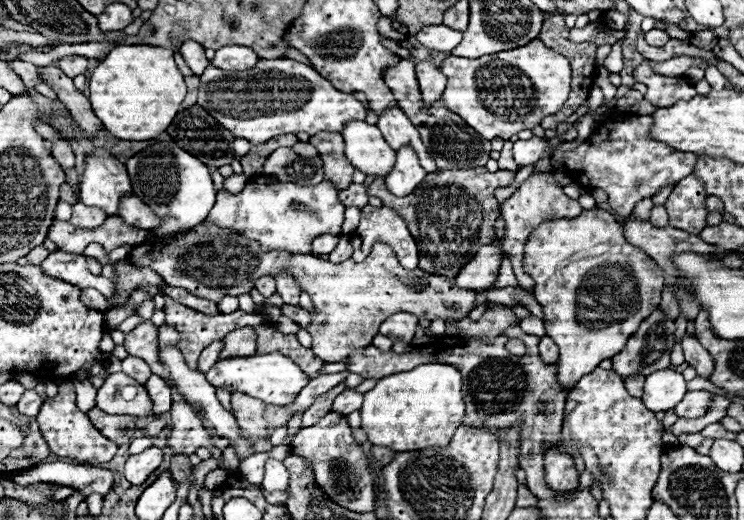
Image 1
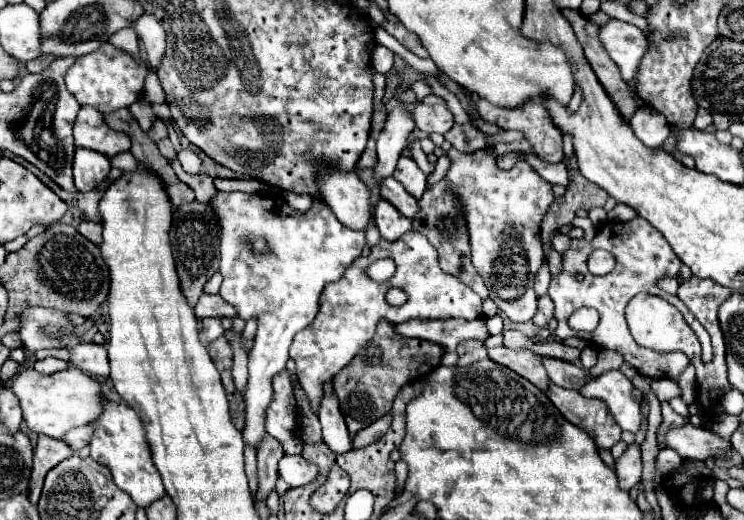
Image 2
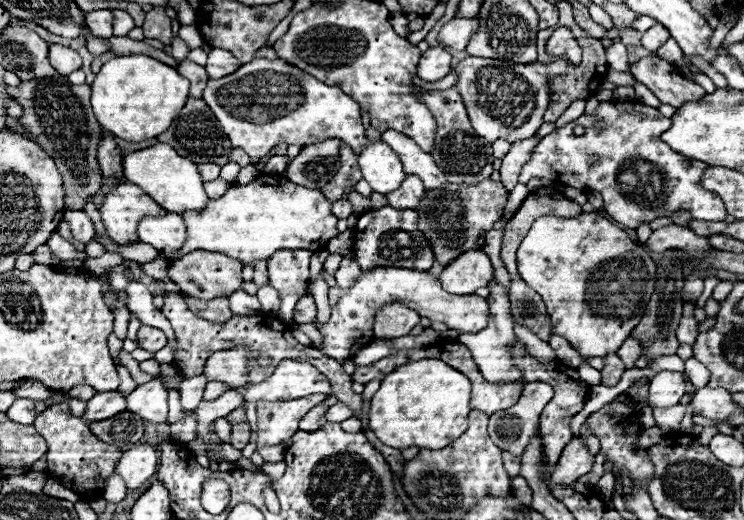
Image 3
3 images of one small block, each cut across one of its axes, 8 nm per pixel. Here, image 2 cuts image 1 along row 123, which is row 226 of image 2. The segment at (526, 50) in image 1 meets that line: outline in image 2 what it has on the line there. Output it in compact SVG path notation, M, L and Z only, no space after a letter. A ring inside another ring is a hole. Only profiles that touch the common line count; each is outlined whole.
M496 144L494 150L478 150L472 154L464 154L454 150L450 156L450 168L446 172L446 180L452 184L454 200L458 202L468 236L470 236L470 246L472 246L472 264L478 270L478 274L484 278L484 284L490 290L490 298L496 302L496 306L514 322L526 322L536 314L538 298L532 290L534 286L534 274L538 268L544 264L544 252L542 252L542 242L540 242L540 224L554 202L554 192L550 182L546 182L528 162L520 160L514 168L502 170L498 168L496 160L504 152L504 144Z

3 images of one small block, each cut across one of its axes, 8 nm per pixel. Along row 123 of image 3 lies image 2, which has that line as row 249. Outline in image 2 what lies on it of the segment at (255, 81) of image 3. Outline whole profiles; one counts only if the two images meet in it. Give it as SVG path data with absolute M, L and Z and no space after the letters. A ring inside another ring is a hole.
M216 192L210 200L212 212L218 216L218 224L222 230L220 238L220 274L224 282L220 286L220 296L232 304L242 320L256 318L258 320L258 336L254 338L254 346L248 356L248 384L244 388L244 442L258 450L262 440L266 438L266 410L274 398L272 380L278 372L286 368L288 362L288 348L296 332L306 328L318 314L318 300L328 282L338 282L344 272L352 266L352 262L362 254L366 244L366 236L362 230L352 230L334 218L334 212L326 202L318 200L312 204L308 212L298 212L284 198L264 200L260 194L246 194L246 192ZM258 238L266 238L266 250L256 252L252 242Z

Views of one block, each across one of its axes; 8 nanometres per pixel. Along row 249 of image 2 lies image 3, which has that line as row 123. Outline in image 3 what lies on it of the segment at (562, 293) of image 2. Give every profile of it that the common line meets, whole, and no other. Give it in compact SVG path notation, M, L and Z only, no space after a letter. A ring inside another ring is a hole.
M636 100L600 102L594 116L580 116L578 120L560 128L558 132L544 136L538 142L538 146L532 150L530 160L522 166L520 182L526 184L530 178L538 176L538 178L558 180L564 186L572 186L580 190L598 190L604 196L604 212L622 228L638 228L642 222L652 222L658 216L670 216L670 212L676 212L678 208L690 208L694 220L722 222L726 218L726 208L720 196L714 196L714 192L702 192L702 188L698 188L698 180L708 164L686 158L660 140L660 134L668 130L670 122L672 120L662 116L656 108L644 106L642 102ZM596 122L604 122L604 132L596 130ZM574 126L584 126L586 132L582 136L576 136Z

